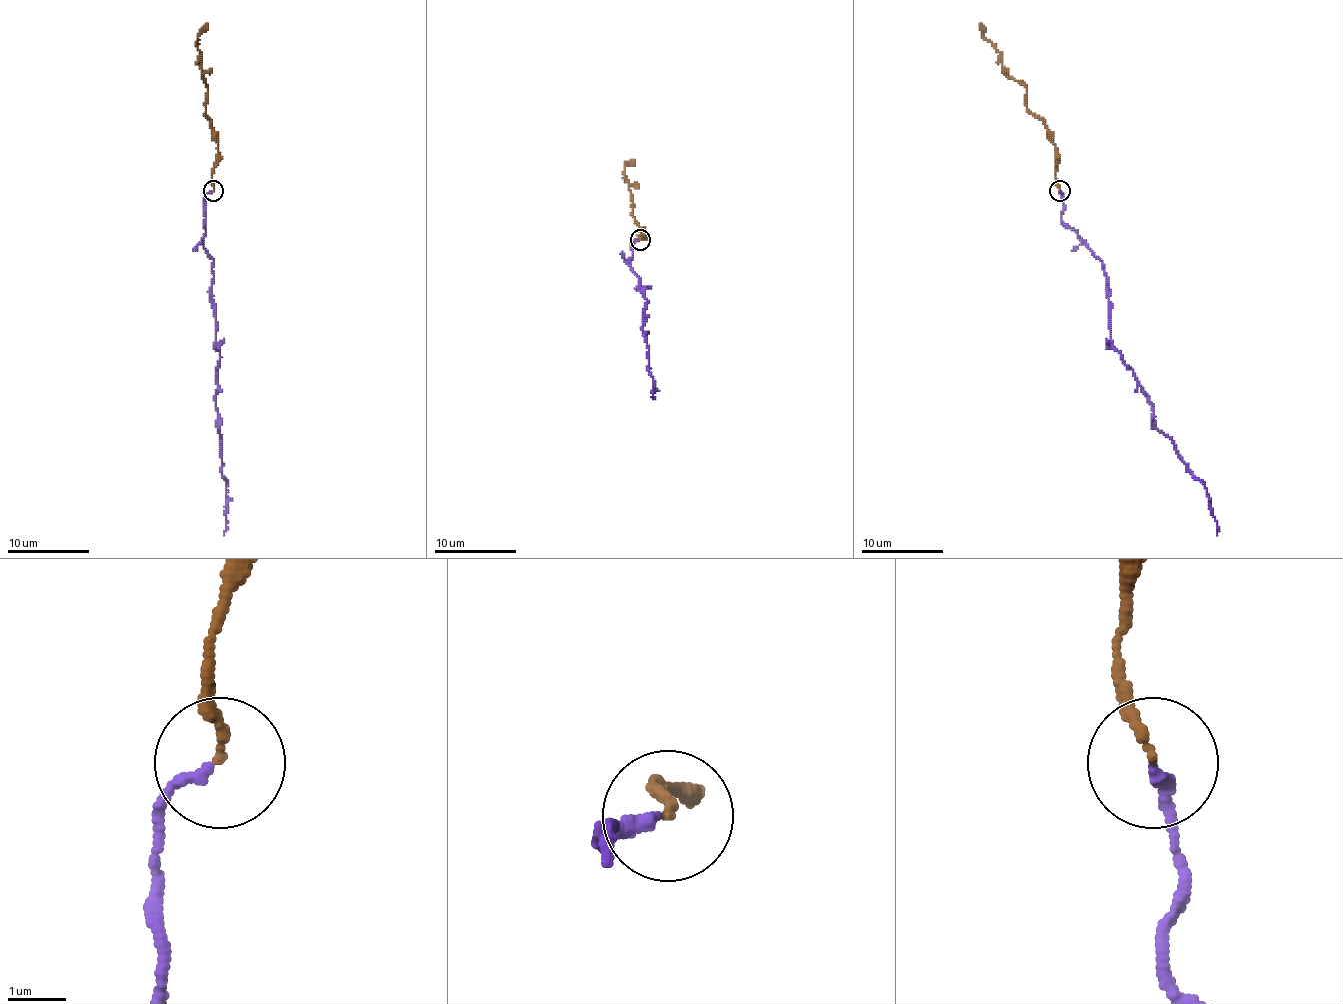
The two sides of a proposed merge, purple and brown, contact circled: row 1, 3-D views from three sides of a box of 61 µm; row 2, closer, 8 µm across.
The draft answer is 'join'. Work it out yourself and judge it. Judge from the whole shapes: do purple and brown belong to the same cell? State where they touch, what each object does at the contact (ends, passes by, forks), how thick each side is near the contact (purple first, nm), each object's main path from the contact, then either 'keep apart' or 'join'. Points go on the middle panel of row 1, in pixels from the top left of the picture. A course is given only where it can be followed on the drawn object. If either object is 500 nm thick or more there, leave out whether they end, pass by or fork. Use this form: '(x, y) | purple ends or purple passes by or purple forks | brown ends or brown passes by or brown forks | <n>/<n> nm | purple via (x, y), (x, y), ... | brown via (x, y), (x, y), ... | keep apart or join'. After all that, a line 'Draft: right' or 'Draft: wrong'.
(640, 240) | purple ends | brown ends | 200/150 nm | purple via (638, 239), (632, 241), (630, 268), (647, 301), (643, 327), (653, 384), (651, 397) | brown via (641, 239), (638, 235), (645, 233), (634, 221), (634, 206), (624, 176), (624, 165), (634, 159) | join
Draft: right

